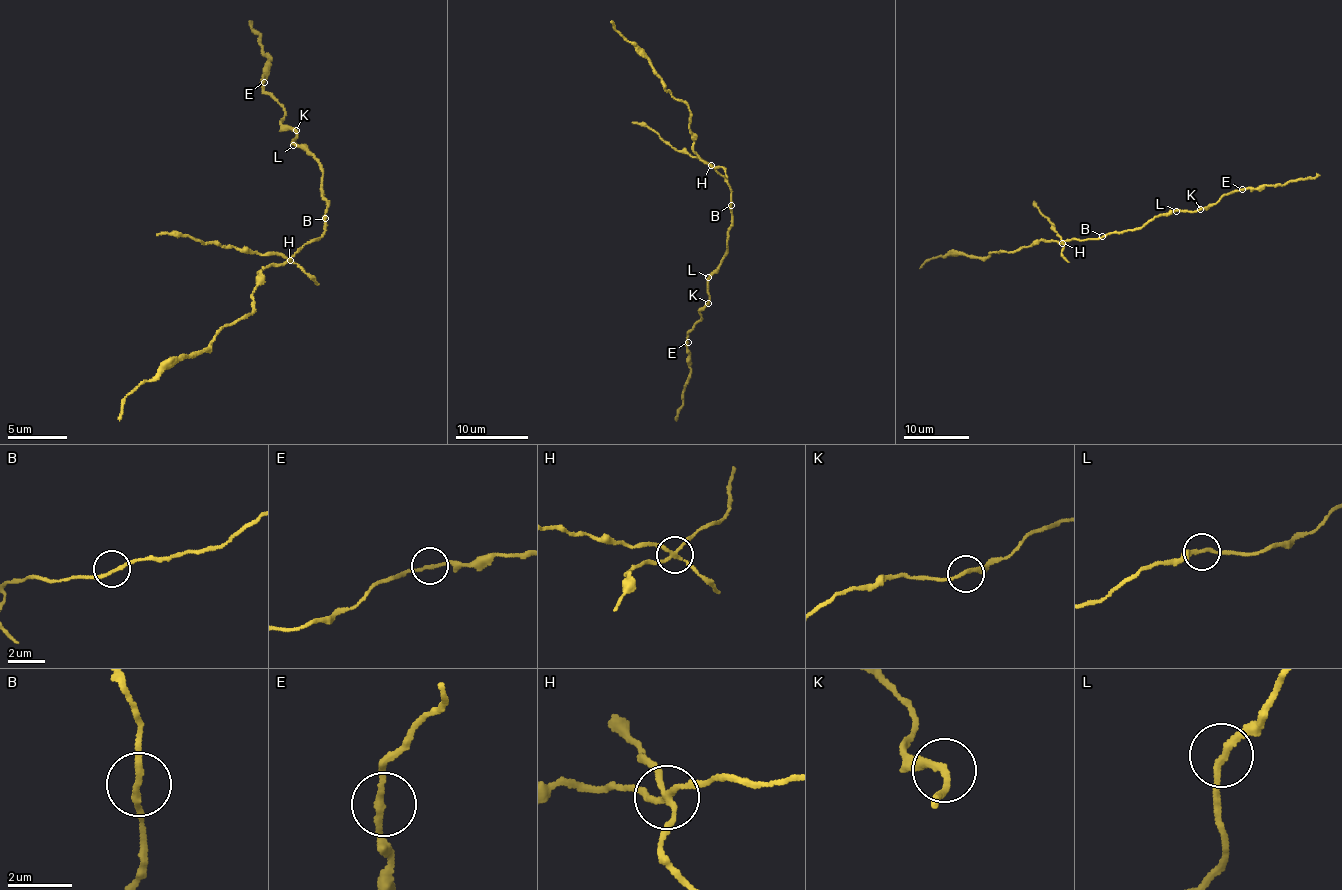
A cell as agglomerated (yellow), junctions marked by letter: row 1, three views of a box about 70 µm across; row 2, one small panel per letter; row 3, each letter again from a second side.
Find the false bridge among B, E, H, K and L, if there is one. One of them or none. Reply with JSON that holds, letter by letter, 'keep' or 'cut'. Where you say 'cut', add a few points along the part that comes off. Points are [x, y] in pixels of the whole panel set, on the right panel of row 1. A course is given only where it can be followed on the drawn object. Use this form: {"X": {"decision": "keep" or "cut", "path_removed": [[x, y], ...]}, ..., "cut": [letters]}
{"B": {"decision": "keep"}, "E": {"decision": "keep"}, "H": {"decision": "cut", "path_removed": [[1062, 243], [1049, 219], [1033, 201]]}, "K": {"decision": "keep"}, "L": {"decision": "keep"}, "cut": ["H"]}

